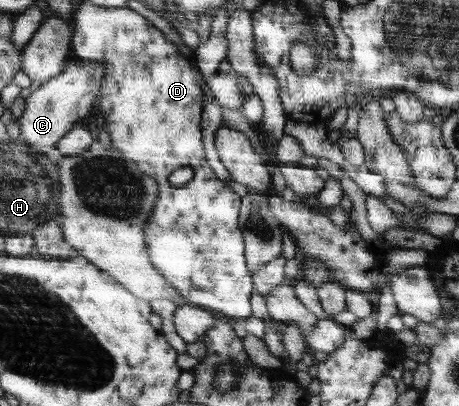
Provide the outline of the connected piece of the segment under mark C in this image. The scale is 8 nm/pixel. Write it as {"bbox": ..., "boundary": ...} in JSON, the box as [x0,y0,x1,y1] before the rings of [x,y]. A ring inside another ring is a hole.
{"bbox":[18,59,104,155],"boundary":[[[74,59],[67,64],[66,71],[32,91],[26,98],[25,109],[18,119],[25,144],[43,154],[56,155],[55,143],[71,131],[71,125],[89,115],[97,95],[101,95],[104,65],[100,61],[85,61],[79,65]]]}

